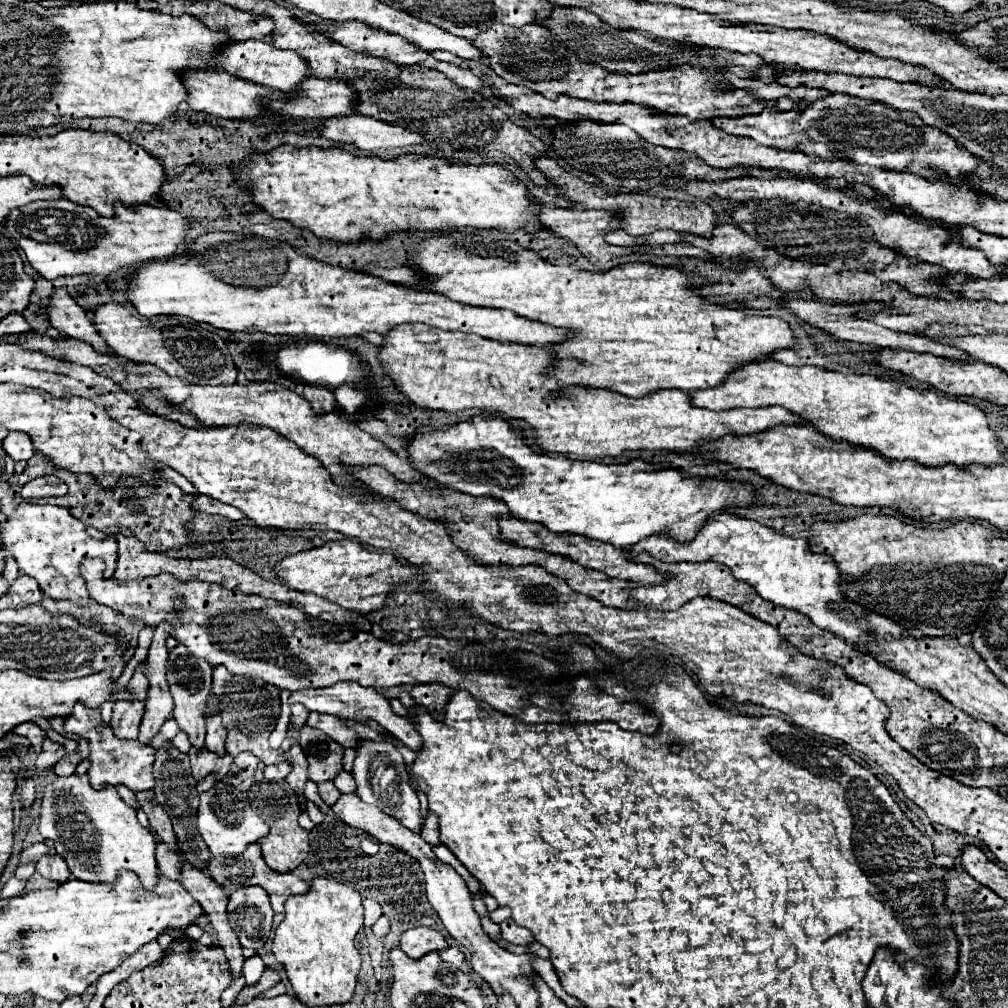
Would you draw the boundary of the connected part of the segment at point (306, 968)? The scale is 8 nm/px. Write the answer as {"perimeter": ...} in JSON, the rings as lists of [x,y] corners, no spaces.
{"perimeter":[[[317,877],[313,881],[309,893],[287,899],[285,919],[275,929],[275,937],[273,937],[273,955],[283,965],[287,979],[291,981],[291,987],[303,1005],[317,1007],[317,1005],[349,1003],[349,999],[353,997],[355,985],[357,985],[357,973],[361,969],[361,955],[353,943],[353,939],[361,927],[363,927],[361,893],[335,879]]]}

